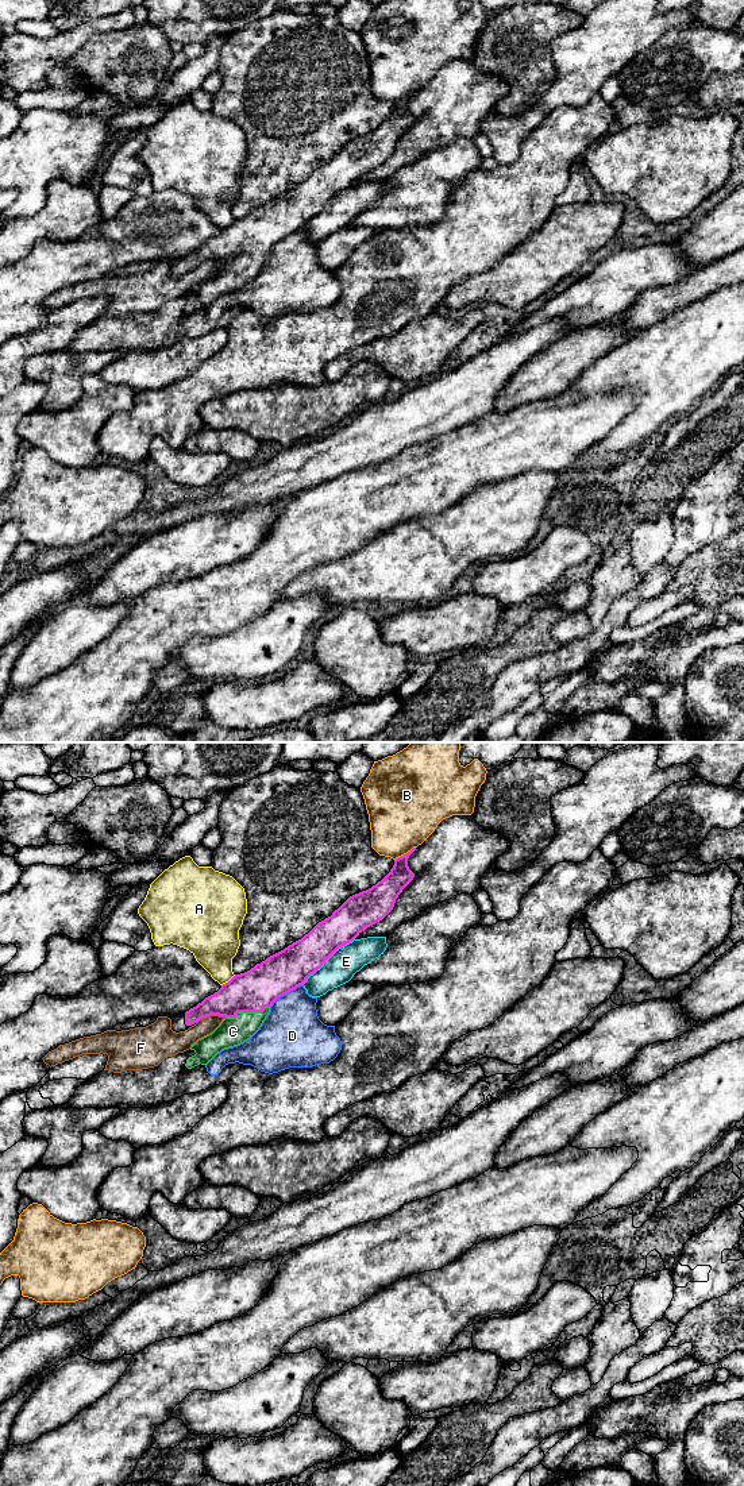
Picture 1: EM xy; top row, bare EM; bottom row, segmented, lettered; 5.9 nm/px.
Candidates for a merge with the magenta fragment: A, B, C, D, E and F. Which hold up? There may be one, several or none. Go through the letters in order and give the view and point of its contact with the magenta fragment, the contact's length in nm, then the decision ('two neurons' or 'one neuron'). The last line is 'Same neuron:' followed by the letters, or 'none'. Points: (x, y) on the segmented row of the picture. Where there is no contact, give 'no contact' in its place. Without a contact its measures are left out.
A: meets magenta in xy at (230, 980); contact 110 nm long; two neurons
B: meets magenta in xy at (404, 855); contact 150 nm long; two neurons
C: meets magenta in xy at (247, 1011); contact 280 nm long; one neuron
D: meets magenta in xy at (285, 994); contact 240 nm long; two neurons
E: meets magenta in xy at (327, 958); contact 420 nm long; two neurons
F: meets magenta in xy at (211, 1014); contact 190 nm long; two neurons
Same neuron: C

